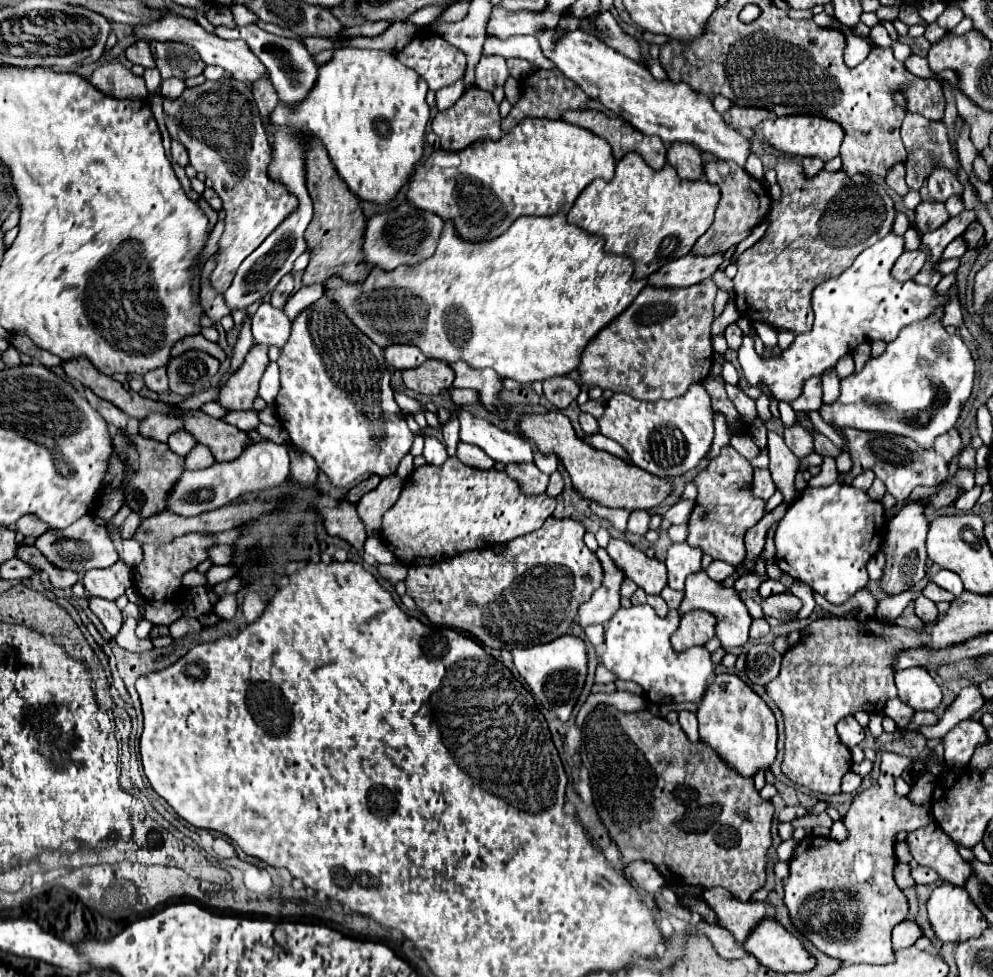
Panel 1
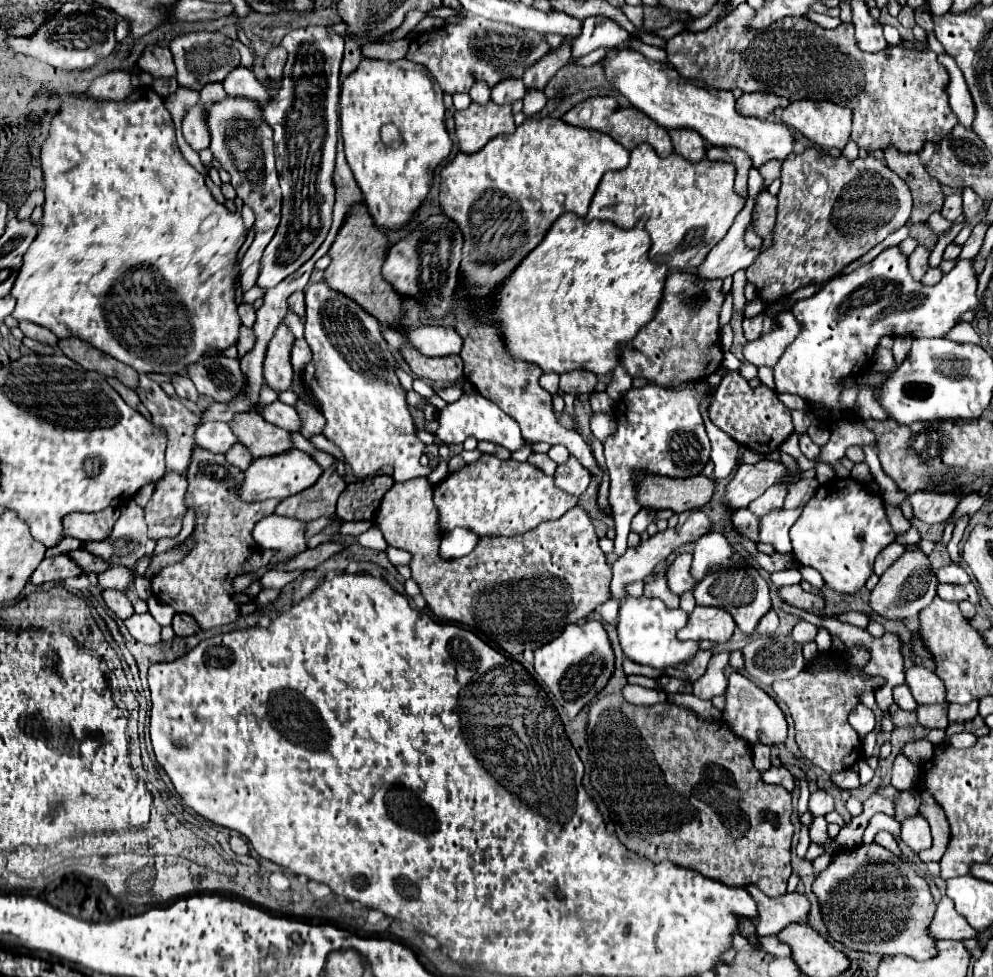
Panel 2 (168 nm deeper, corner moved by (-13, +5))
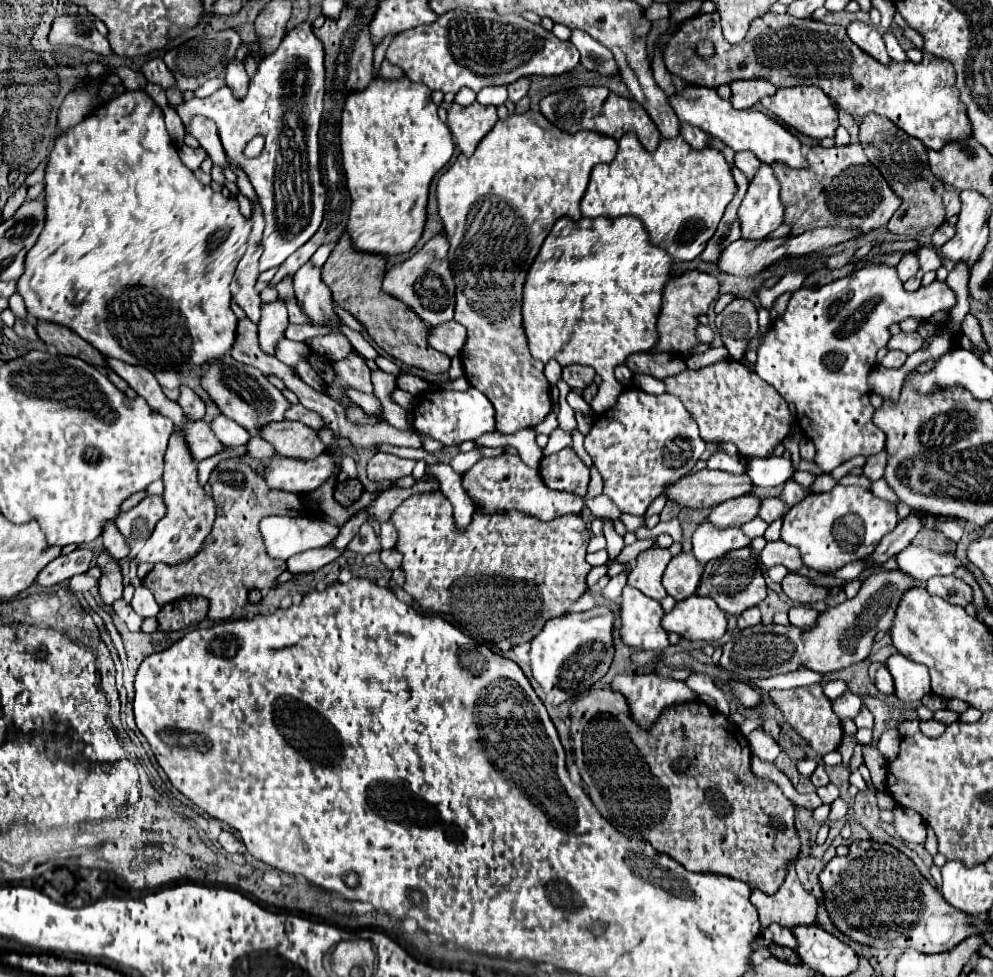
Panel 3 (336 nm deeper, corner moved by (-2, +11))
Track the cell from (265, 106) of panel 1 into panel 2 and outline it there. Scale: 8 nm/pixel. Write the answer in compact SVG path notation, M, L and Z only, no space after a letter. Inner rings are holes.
M274 47L266 57L264 57L264 69L268 73L268 77L274 83L280 83L282 79L282 71L284 71L284 63L286 63L286 51L282 47Z

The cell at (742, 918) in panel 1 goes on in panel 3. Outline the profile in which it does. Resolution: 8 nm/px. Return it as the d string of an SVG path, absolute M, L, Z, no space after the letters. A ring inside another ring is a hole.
M787 865L787 871L789 873L777 893L765 895L763 891L753 889L751 903L759 913L761 927L769 927L771 923L779 923L783 927L813 925L817 919L817 899L801 887L795 867Z

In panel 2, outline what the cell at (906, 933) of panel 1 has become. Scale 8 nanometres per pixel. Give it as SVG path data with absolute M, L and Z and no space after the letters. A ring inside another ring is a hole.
M944 895L936 907L934 919L928 925L928 935L932 939L974 939L976 931L968 927L966 919L962 919L952 901Z

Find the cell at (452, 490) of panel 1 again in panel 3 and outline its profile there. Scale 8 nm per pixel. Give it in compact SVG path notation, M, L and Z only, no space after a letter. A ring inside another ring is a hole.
M509 453L493 457L493 459L481 459L477 465L473 465L463 475L463 487L469 493L469 497L475 501L475 505L485 511L519 509L543 521L551 521L561 515L571 515L571 513L579 515L585 509L583 497L575 497L573 493L549 489L535 469L527 467L519 457L509 455Z

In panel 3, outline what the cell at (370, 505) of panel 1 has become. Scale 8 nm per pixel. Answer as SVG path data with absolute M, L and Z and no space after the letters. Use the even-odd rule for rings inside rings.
M441 493L413 495L393 513L399 531L395 549L403 555L403 589L419 603L425 613L443 615L481 645L507 651L517 643L531 641L549 619L561 617L585 593L585 577L591 565L585 561L589 531L579 515L563 515L553 521L539 521L527 513L483 513L475 509L467 527L457 527L453 505Z

